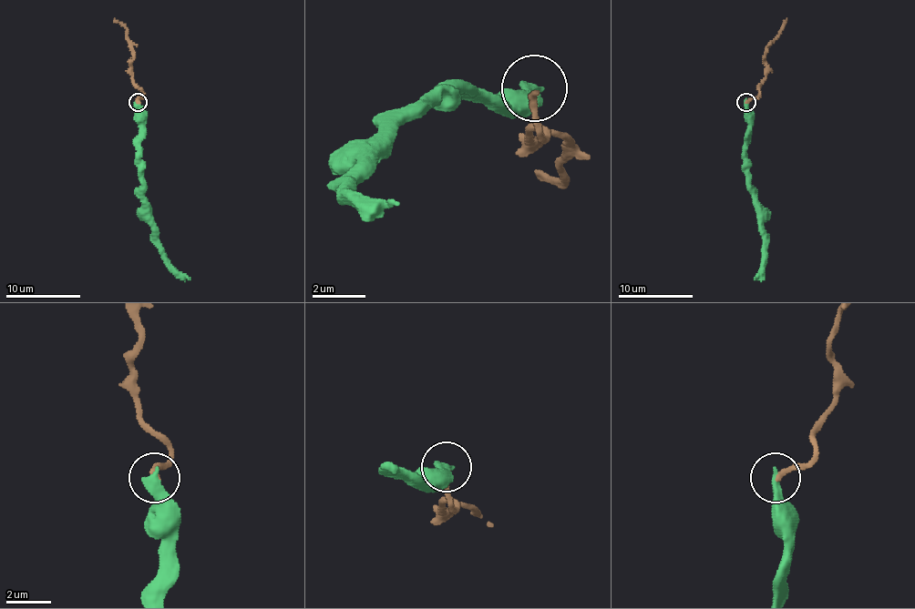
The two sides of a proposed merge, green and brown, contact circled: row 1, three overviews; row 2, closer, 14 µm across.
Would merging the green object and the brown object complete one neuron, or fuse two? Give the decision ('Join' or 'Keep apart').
Keep apart

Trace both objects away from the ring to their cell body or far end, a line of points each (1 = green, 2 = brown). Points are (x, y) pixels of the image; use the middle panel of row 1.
1: (535, 89), (506, 90), (500, 104), (423, 92), (371, 139), (357, 180), (340, 187), (368, 201), (398, 202)
2: (535, 89), (540, 136), (534, 128), (530, 141), (573, 140), (564, 179), (539, 179)

